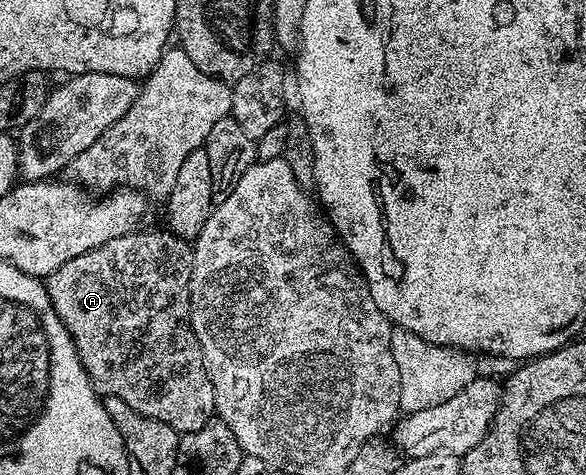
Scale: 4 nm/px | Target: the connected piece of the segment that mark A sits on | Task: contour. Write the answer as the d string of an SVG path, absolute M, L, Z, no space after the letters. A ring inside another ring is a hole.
M169 230L146 231L112 238L104 242L104 246L64 262L60 270L45 277L46 292L99 396L124 398L132 410L156 418L156 422L164 422L180 434L195 432L215 419L216 413L212 382L206 372L200 342L190 325L194 250L191 241L183 240Z

